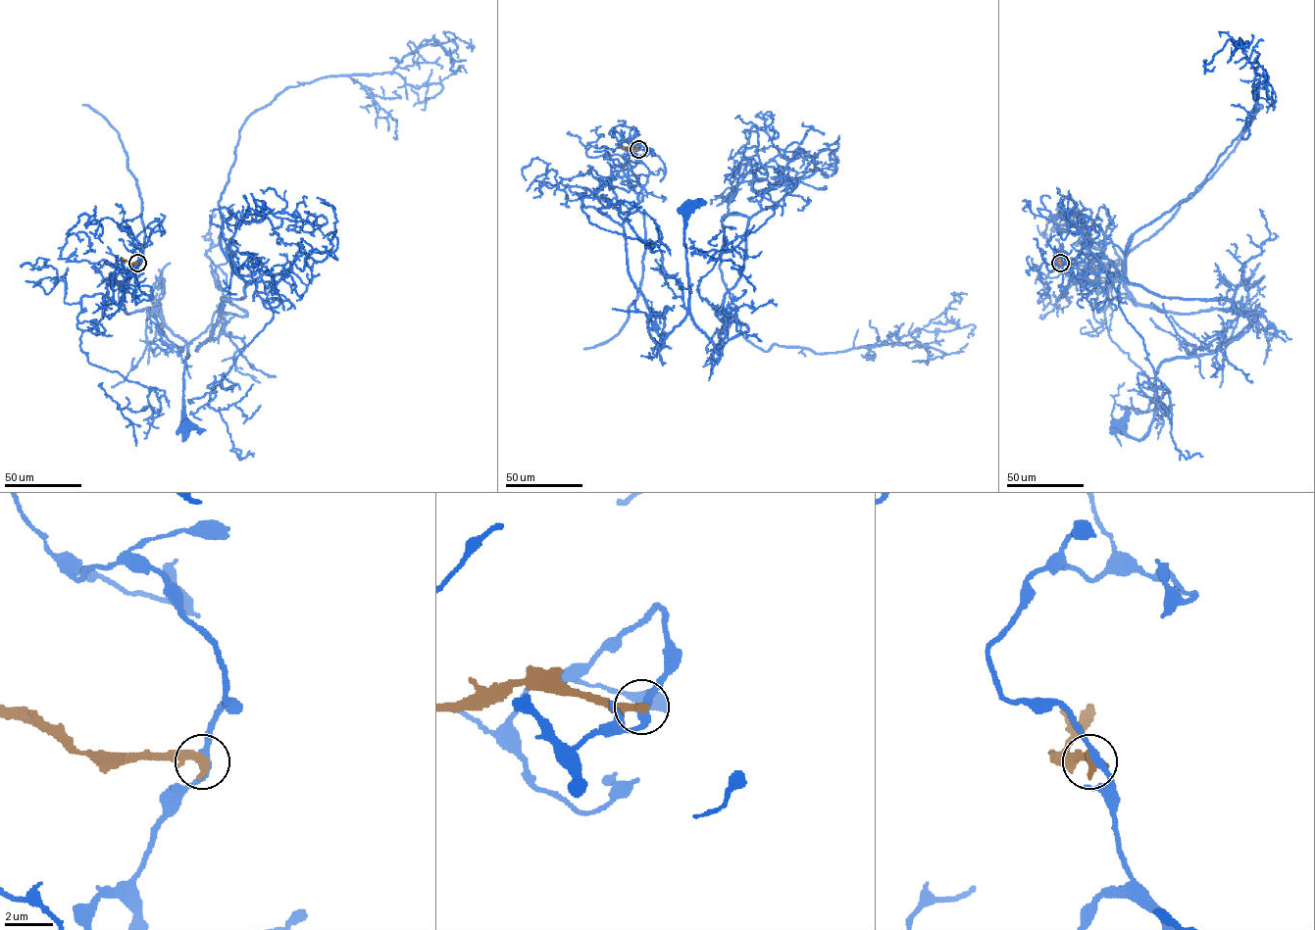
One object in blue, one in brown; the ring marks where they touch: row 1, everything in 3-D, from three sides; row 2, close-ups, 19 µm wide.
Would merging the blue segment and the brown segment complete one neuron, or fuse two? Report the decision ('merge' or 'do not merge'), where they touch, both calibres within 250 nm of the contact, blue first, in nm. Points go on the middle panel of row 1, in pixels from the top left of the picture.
do not merge; place (638, 149); calibres 320 and 280 nm

